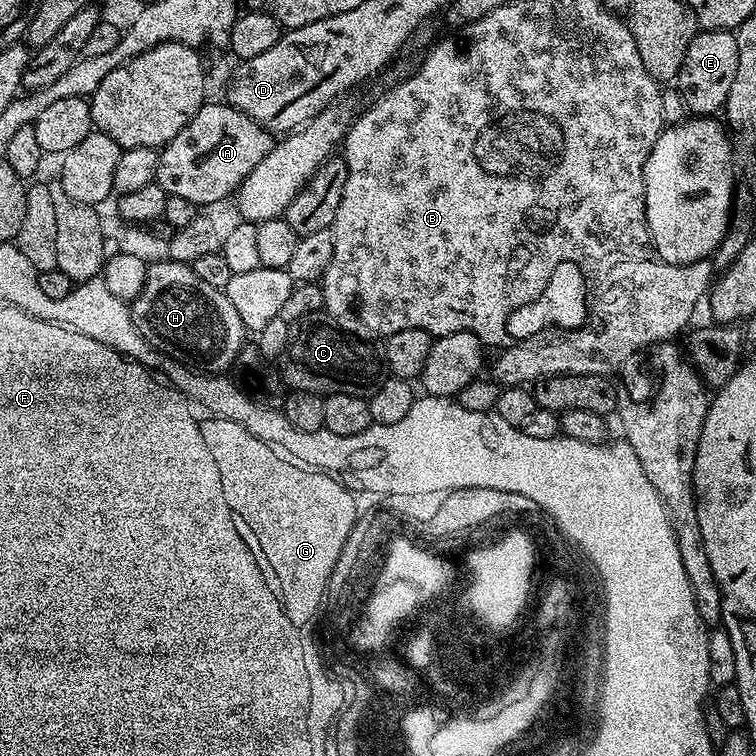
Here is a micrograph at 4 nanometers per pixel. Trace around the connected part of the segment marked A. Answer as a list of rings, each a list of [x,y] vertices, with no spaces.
[[[206,102],[180,133],[169,144],[159,149],[160,161],[155,183],[160,184],[162,190],[169,196],[186,198],[197,206],[216,204],[219,200],[226,199],[228,195],[229,199],[239,189],[242,181],[250,174],[250,170],[254,170],[254,166],[258,166],[258,162],[262,162],[262,158],[270,154],[273,143],[273,133],[258,122],[254,122],[254,118],[250,118],[227,102],[221,104]]]

